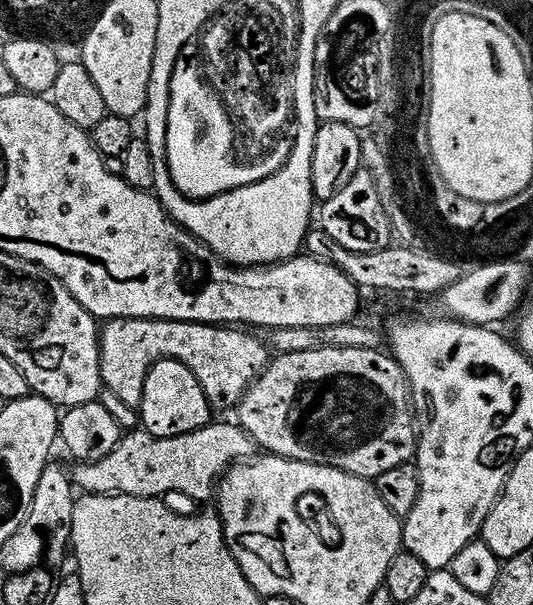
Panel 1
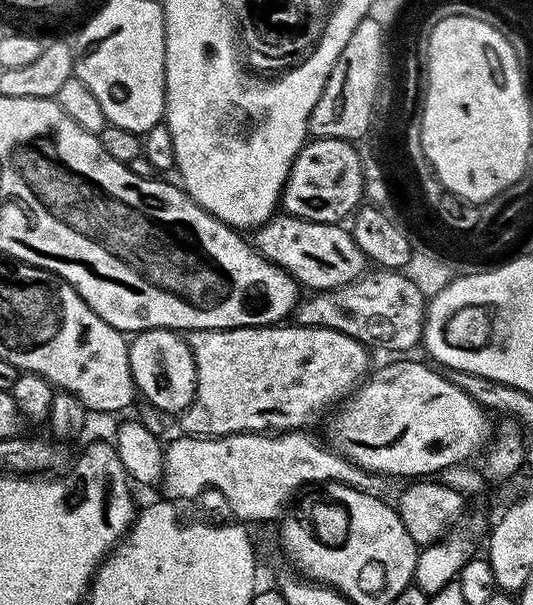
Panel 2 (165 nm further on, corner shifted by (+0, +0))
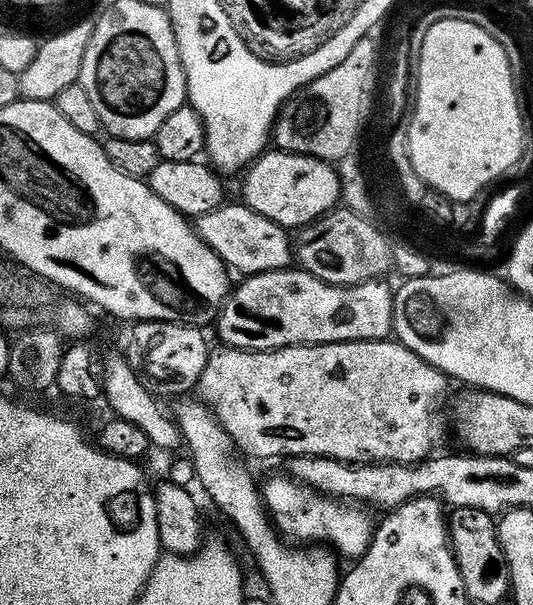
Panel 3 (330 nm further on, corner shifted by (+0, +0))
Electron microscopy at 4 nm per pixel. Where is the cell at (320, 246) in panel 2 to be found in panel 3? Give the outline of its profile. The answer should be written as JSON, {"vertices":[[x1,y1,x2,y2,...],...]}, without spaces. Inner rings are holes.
{"vertices":[[243,202,217,205,195,217,194,227,202,242,206,242,206,246,210,246,210,250,214,250,214,254,218,254,218,258,222,258,222,262,233,273,253,276,259,272,287,268,293,263,294,244,289,229,258,214,258,210,250,210,250,206]]}

